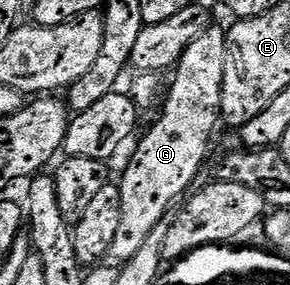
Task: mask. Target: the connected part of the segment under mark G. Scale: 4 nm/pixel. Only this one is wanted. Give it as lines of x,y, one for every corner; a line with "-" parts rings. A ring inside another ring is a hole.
213,24
204,35
194,41
177,63
174,80
169,83
162,118
149,130
139,144
120,180
122,191
120,230
111,248
111,257
127,262
142,248
145,238
166,217
170,206
193,184
210,148
210,138
219,123
222,104
222,88
229,71
226,68
227,32

